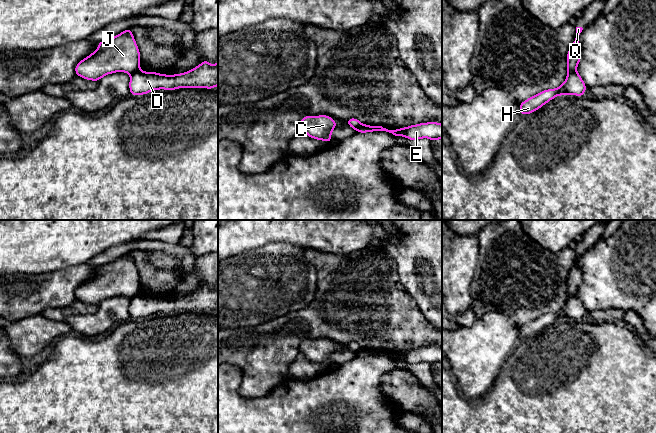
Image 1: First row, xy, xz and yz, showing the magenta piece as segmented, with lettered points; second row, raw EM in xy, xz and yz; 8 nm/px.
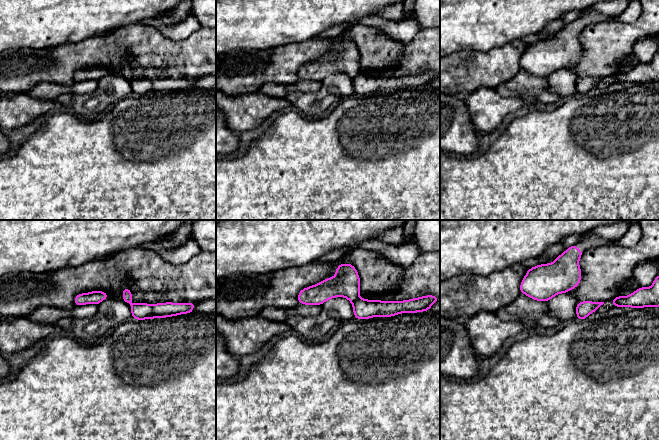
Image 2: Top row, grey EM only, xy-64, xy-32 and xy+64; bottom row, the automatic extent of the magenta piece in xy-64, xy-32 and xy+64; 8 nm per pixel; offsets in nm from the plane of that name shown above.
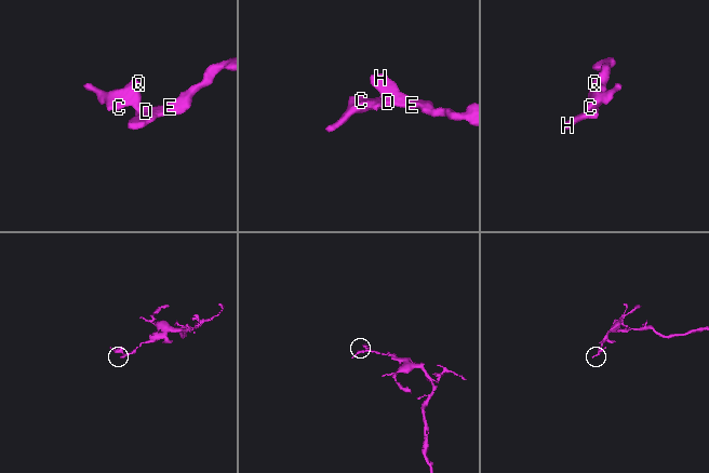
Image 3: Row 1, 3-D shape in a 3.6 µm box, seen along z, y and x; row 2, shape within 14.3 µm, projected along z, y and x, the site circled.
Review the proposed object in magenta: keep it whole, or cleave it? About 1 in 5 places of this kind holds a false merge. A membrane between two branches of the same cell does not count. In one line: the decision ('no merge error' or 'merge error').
merge error

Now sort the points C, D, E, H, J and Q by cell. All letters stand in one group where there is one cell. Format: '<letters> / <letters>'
C J Q / D E H

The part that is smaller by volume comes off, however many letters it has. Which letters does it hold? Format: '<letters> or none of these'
C, J, Q

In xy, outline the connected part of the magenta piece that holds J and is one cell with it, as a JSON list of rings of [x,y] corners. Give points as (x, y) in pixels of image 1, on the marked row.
[[[131,28],[98,43],[98,49],[75,66],[76,75],[86,80],[98,81],[105,75],[115,72],[126,72],[133,75],[140,70],[140,52]]]

